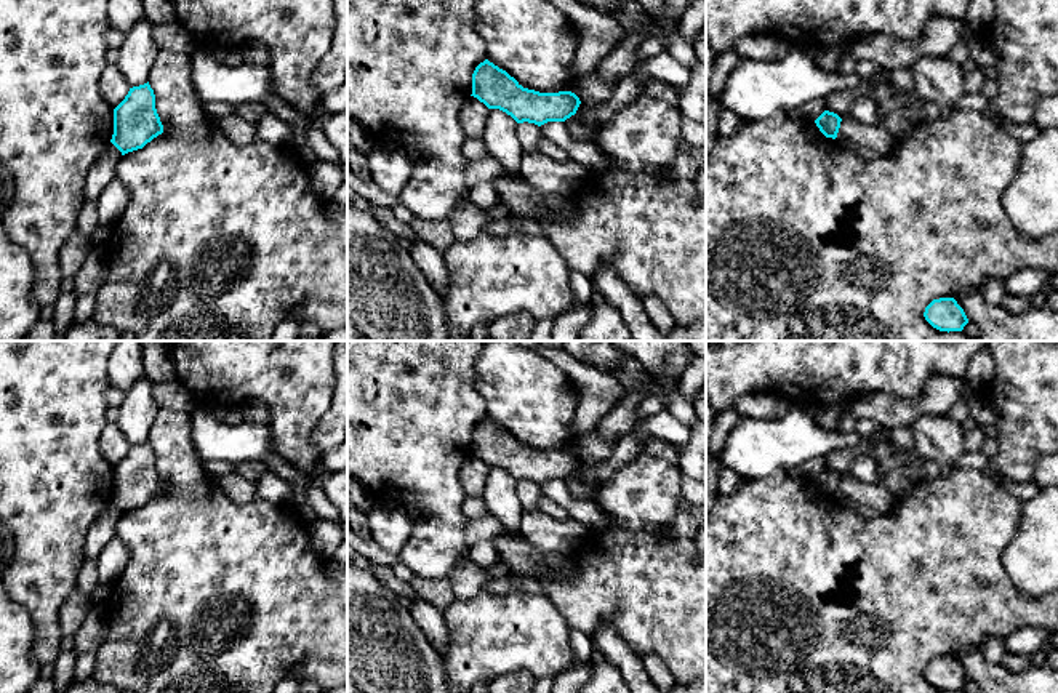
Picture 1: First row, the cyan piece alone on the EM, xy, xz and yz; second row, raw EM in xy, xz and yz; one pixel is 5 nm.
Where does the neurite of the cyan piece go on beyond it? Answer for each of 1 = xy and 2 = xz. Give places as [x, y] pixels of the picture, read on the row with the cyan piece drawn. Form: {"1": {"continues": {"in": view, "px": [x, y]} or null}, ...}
{"1": {"continues": null}, "2": {"continues": null}}

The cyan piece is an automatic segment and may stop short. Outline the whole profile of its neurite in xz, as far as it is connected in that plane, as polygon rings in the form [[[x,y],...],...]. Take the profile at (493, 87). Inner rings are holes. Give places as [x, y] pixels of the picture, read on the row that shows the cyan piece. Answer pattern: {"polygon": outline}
{"polygon": [[[488,59],[480,62],[472,74],[472,94],[488,109],[499,109],[517,123],[565,122],[576,114],[581,101],[571,91],[539,93],[523,88],[506,70]]]}

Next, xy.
{"polygon": [[[149,82],[130,88],[125,99],[114,109],[114,134],[110,142],[122,155],[142,149],[163,133],[155,109],[155,94]]]}

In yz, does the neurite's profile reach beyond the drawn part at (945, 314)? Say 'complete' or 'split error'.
complete

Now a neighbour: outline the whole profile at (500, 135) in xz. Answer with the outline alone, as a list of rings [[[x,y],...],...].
[[[490,109],[482,138],[487,152],[506,174],[519,174],[523,149],[517,138],[517,122],[499,109]]]

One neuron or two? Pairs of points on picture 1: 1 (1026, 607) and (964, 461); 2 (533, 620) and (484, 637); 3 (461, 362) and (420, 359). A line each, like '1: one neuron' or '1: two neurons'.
1: two neurons
2: one neuron
3: one neuron

